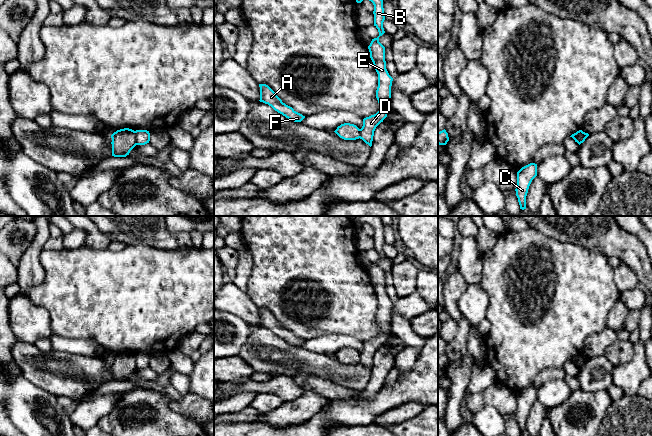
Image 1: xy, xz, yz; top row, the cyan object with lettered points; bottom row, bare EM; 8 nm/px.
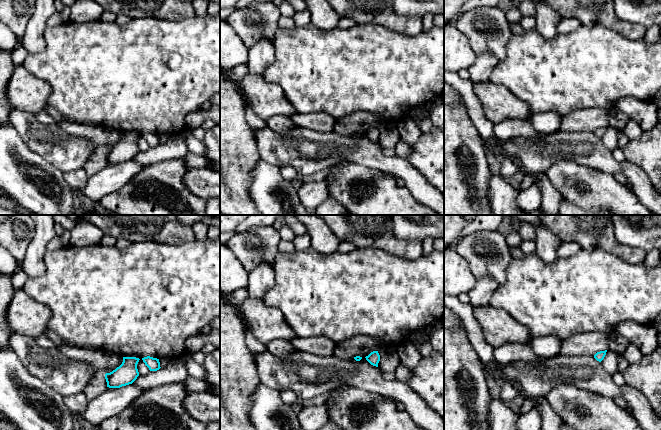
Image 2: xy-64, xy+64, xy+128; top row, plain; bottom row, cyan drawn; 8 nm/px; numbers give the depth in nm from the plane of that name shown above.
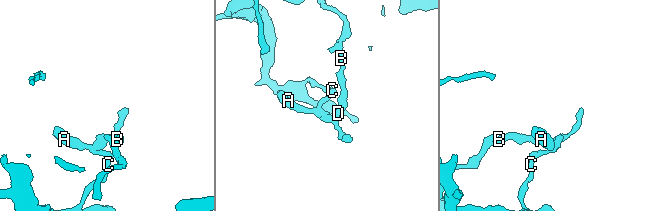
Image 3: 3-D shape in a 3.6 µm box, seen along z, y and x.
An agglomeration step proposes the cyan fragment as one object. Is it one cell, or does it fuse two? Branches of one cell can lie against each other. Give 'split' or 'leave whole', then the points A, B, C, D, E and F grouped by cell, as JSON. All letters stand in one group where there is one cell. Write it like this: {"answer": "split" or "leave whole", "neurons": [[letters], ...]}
{"answer": "split", "neurons": [["A", "C", "F"], ["B", "D", "E"]]}

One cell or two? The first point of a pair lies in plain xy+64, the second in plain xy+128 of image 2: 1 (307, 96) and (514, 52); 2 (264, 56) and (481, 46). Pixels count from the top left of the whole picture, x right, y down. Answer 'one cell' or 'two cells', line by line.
1: one cell
2: two cells

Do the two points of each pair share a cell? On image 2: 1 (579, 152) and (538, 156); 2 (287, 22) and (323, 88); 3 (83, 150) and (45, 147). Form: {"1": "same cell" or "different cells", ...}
{"1": "same cell", "2": "different cells", "3": "same cell"}

